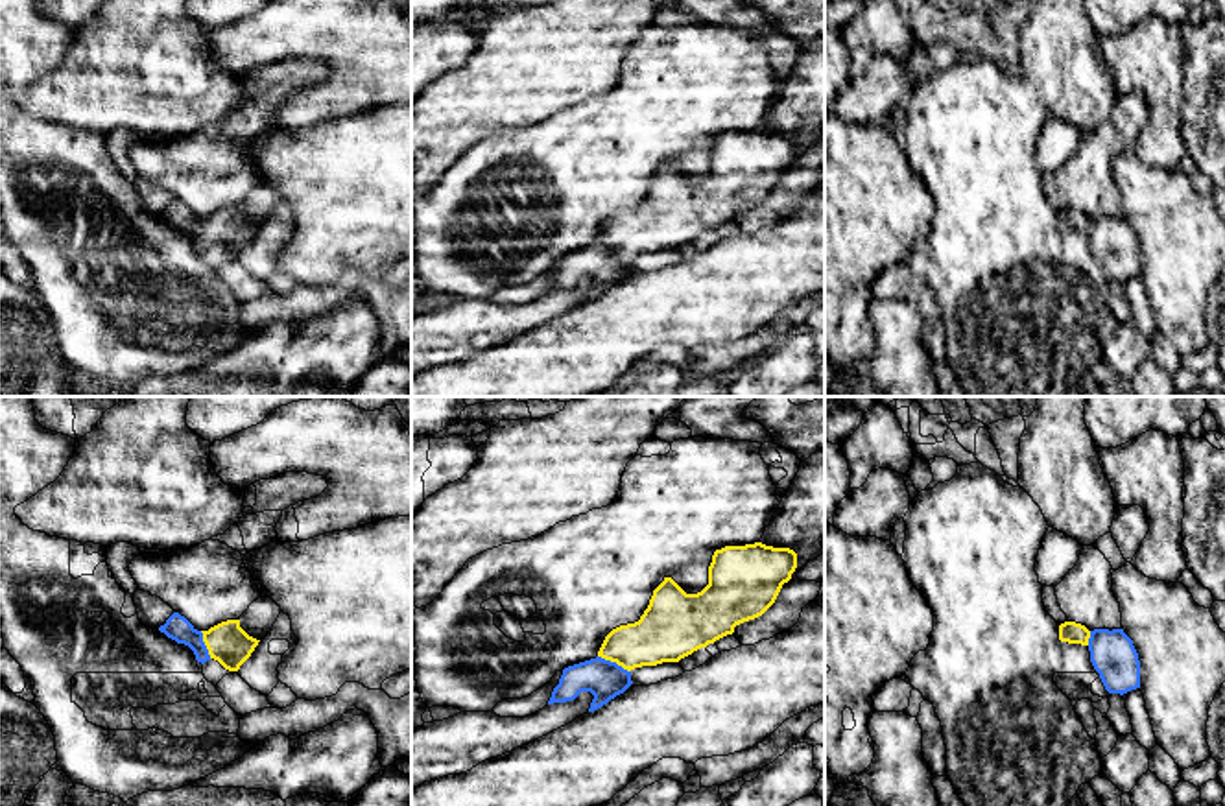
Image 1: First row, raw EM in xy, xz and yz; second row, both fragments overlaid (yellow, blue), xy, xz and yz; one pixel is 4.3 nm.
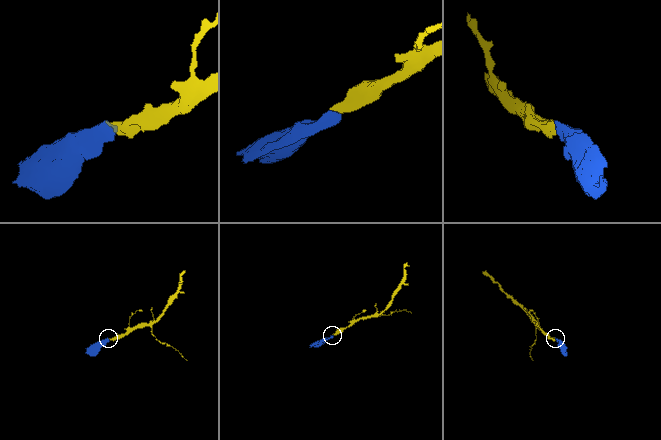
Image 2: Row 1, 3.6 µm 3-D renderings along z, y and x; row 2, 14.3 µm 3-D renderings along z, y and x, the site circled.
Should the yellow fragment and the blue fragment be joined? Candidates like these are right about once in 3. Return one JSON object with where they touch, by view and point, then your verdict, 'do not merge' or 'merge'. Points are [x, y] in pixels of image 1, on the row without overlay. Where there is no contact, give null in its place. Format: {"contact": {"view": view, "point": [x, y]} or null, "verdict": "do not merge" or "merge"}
{"contact": {"view": "xz", "point": [615, 248]}, "verdict": "merge"}

